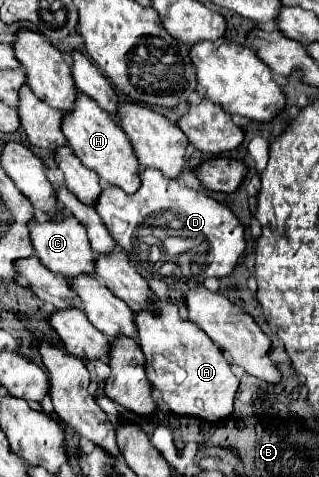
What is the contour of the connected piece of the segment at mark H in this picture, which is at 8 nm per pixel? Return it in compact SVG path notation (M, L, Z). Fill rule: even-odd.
M79 93L73 111L63 117L63 135L67 137L67 143L81 159L81 163L95 171L103 185L115 185L129 195L139 189L141 165L135 159L135 149L129 137L121 129L121 125L111 119L109 113L103 113L101 107L95 105L95 101L91 101L87 95Z

